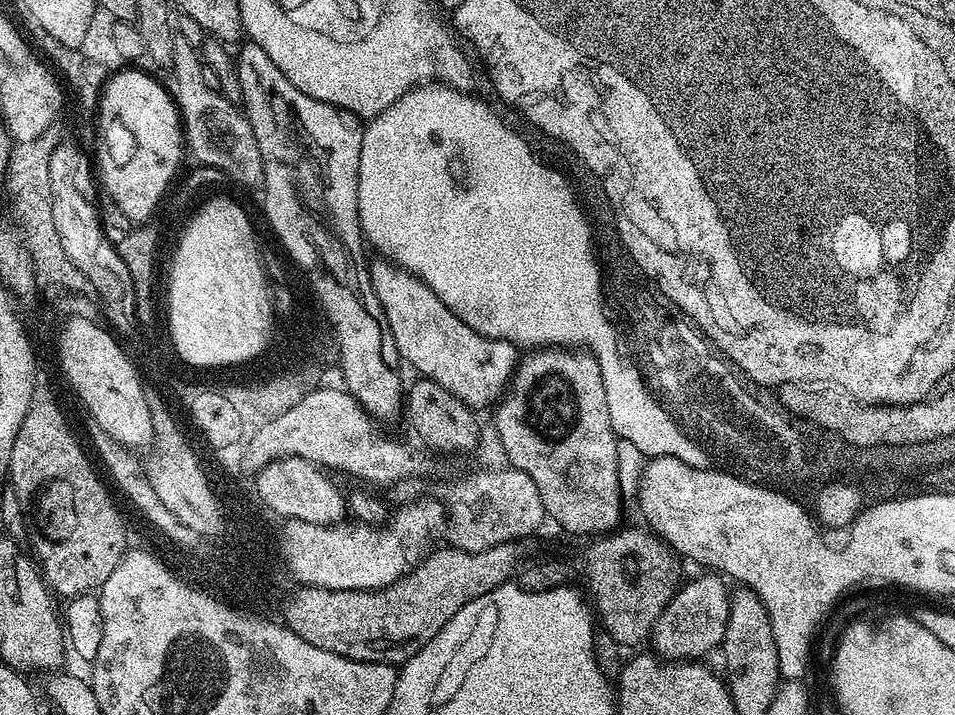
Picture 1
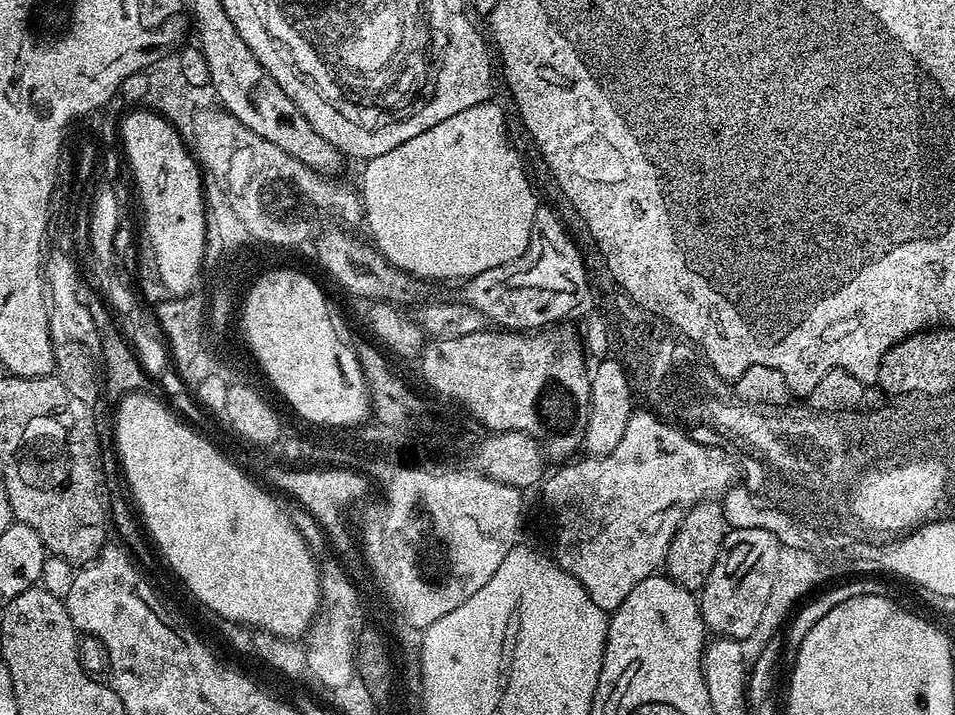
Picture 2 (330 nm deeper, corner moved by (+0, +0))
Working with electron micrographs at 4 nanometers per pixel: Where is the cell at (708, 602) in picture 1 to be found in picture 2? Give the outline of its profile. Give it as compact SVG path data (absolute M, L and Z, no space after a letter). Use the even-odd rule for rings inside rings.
M733 528L724 537L724 548L716 559L714 570L710 570L708 581L699 589L700 617L704 620L705 629L720 638L739 640L744 633L751 632L753 624L760 618L764 607L765 596L768 596L772 583L773 568L776 566L776 542L778 537L764 529Z

